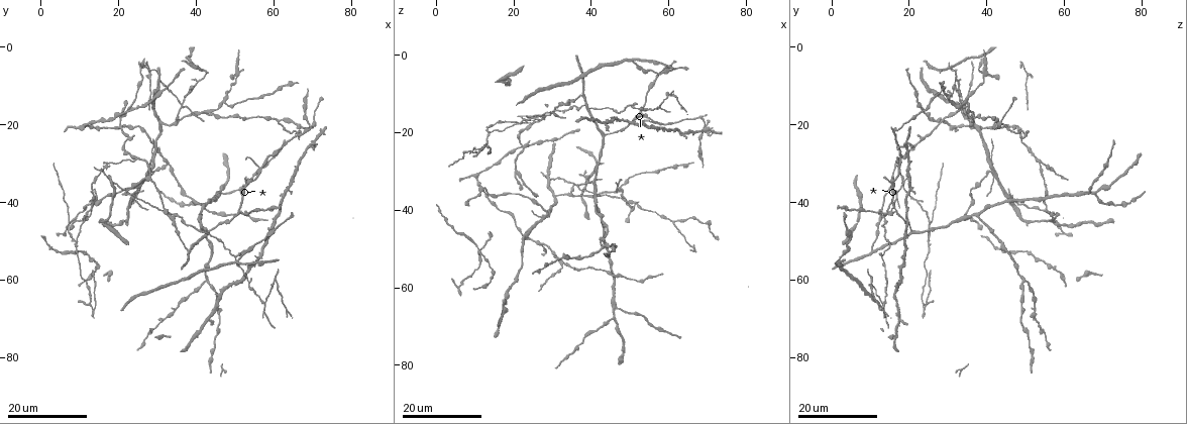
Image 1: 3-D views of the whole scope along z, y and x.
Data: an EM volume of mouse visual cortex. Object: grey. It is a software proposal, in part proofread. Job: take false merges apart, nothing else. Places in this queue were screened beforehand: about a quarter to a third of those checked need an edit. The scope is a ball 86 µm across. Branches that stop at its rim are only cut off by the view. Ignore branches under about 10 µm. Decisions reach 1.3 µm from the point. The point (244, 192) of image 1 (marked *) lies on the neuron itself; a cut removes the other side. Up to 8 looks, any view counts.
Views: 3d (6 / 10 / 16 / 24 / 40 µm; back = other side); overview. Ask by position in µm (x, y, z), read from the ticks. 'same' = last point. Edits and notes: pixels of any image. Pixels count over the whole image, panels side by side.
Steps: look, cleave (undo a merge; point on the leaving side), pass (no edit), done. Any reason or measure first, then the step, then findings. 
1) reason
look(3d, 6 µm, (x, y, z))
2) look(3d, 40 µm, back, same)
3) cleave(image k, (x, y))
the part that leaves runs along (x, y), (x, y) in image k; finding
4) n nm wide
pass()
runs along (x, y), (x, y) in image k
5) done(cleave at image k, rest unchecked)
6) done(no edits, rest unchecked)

side arm on a straight run
look(3d, 16 µm, (25.0, 29.0, 18.0))

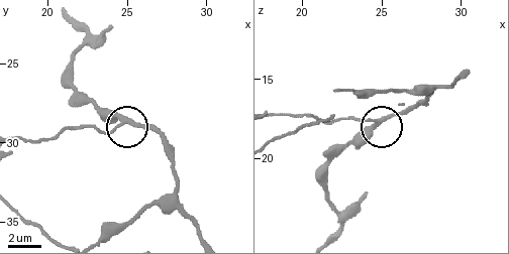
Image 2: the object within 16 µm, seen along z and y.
look(3d, 10 µm, (24.5, 28.7, 17.8))

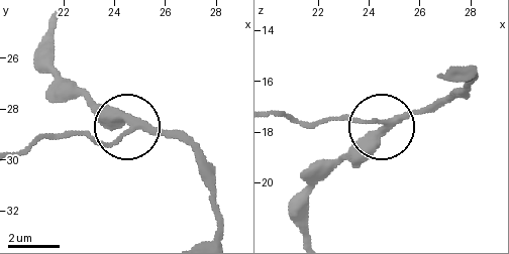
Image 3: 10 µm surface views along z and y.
look(3d, 10 µm, back, (24.7, 28.6, 17.8))

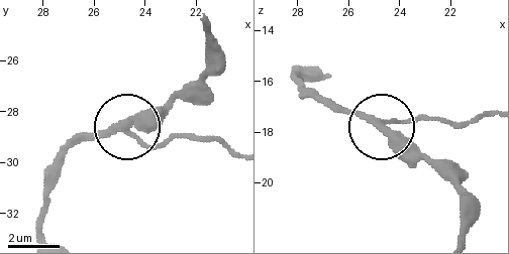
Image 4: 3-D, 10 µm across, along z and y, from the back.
290 nm wide
cleave(image 4, (168, 143))
the part that leaves runs along (132, 135), (156, 148), (182, 135), (234, 148) in image 4; a second neuron is stuck on

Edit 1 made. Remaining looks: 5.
looks like a crossing
look(3d, 24 µm, (22.5, 38.0, 16.0))

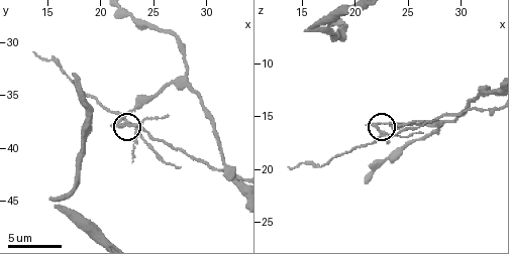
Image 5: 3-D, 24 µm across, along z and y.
look(3d, 6 µm, (22.2, 37.8, 16.0))

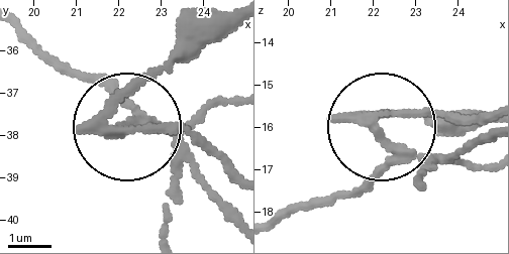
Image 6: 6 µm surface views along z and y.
side arm 13 µm; 5 arms
cleave(image 6, (160, 122))
a second neuron is stuck on

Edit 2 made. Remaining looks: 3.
see it whole again
look(overview)

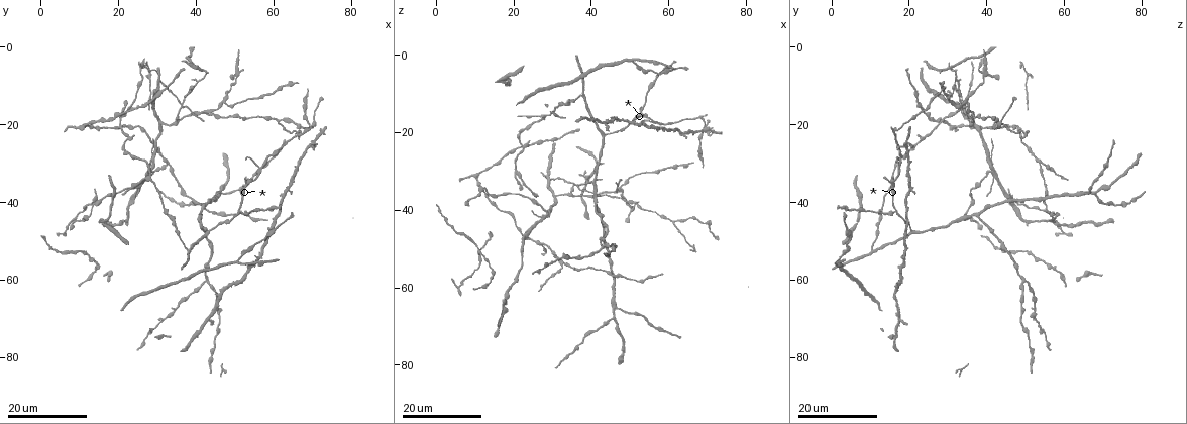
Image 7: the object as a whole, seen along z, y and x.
three-way junction
look(3d, 24 µm, (47.0, 13.5, 34.5))

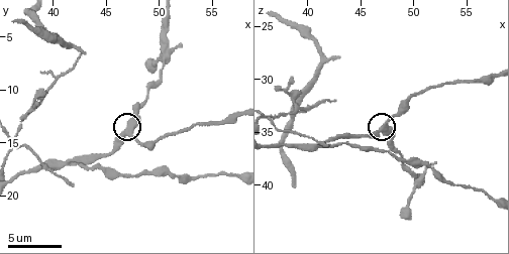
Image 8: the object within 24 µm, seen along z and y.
zoom in
look(3d, 10 µm, (47.2, 13.8, 35.0))

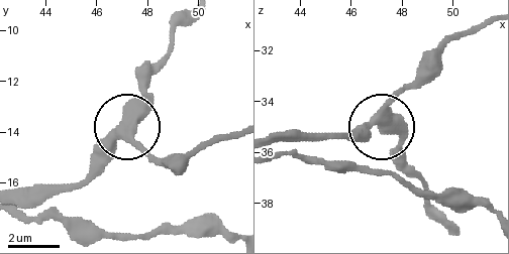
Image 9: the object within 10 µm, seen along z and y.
440 nm wide
pass()
one neuron here

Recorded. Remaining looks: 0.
done(cleave at image 4, cleave at image 6, rest unchecked)

